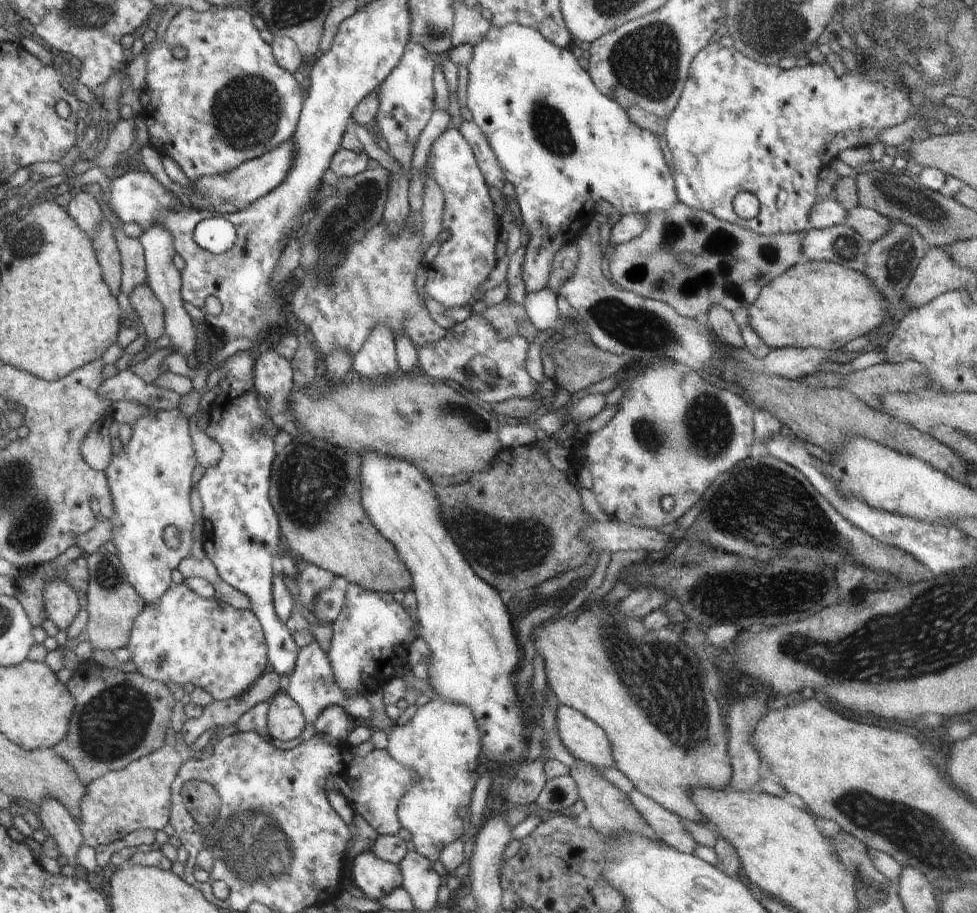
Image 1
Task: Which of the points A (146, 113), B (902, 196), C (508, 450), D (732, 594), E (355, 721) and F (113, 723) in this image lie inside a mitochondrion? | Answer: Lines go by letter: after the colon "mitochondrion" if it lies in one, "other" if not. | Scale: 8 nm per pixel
A: other
B: mitochondrion
C: other
D: mitochondrion
E: other
F: mitochondrion

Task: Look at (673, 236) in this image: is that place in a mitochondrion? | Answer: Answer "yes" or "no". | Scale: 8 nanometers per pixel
no

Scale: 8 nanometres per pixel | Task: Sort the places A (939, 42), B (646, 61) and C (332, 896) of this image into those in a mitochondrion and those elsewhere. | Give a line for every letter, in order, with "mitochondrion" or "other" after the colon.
A: mitochondrion
B: mitochondrion
C: other

